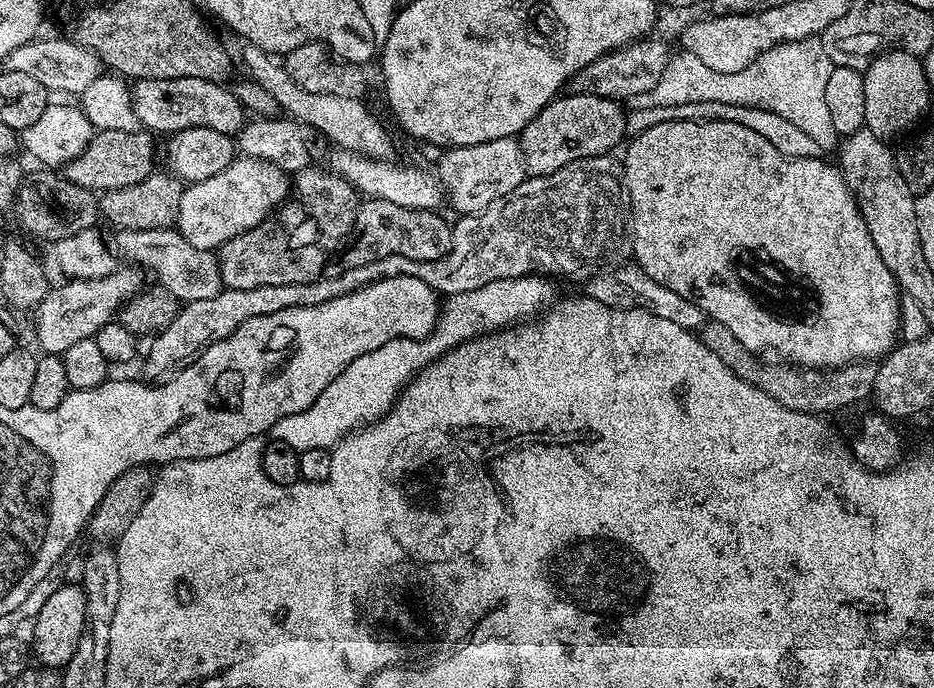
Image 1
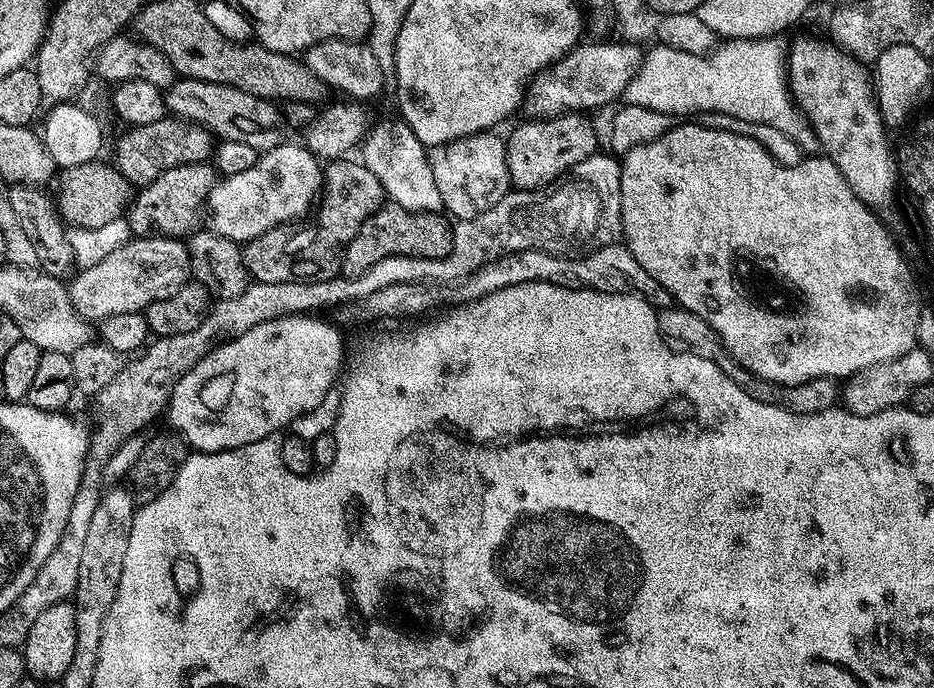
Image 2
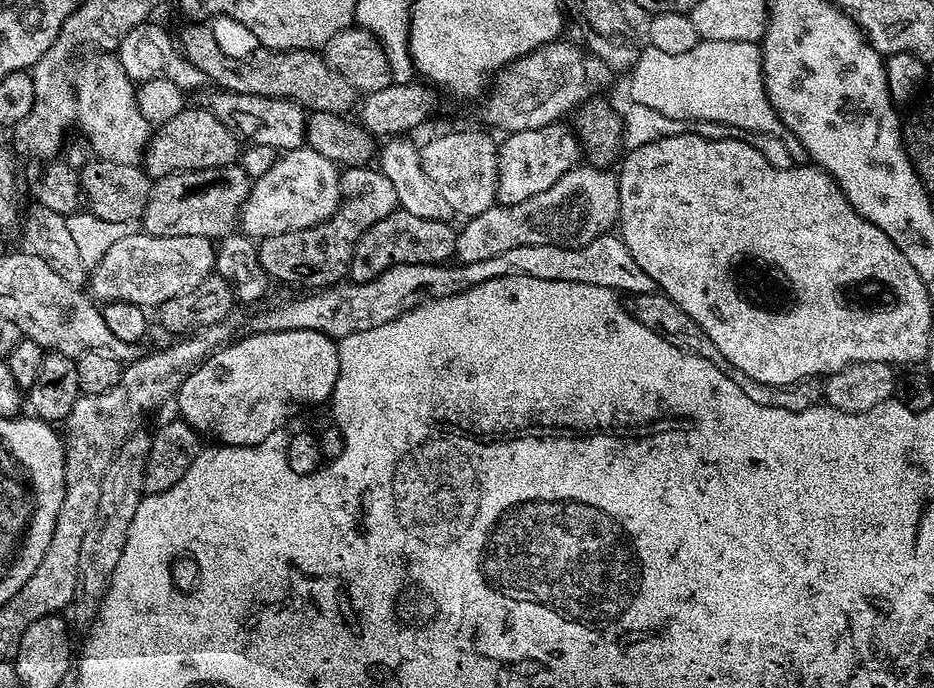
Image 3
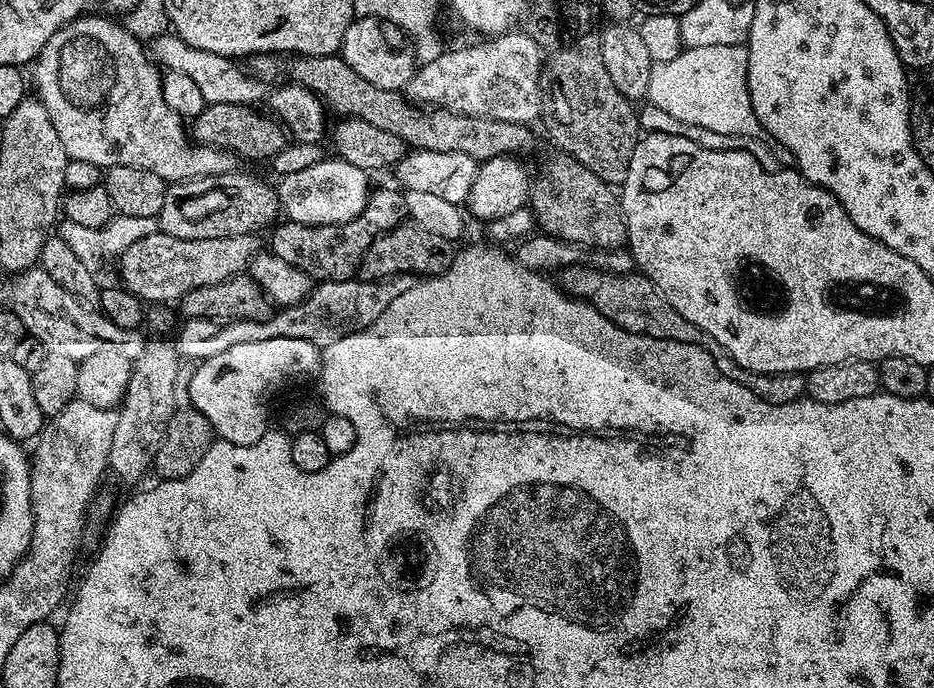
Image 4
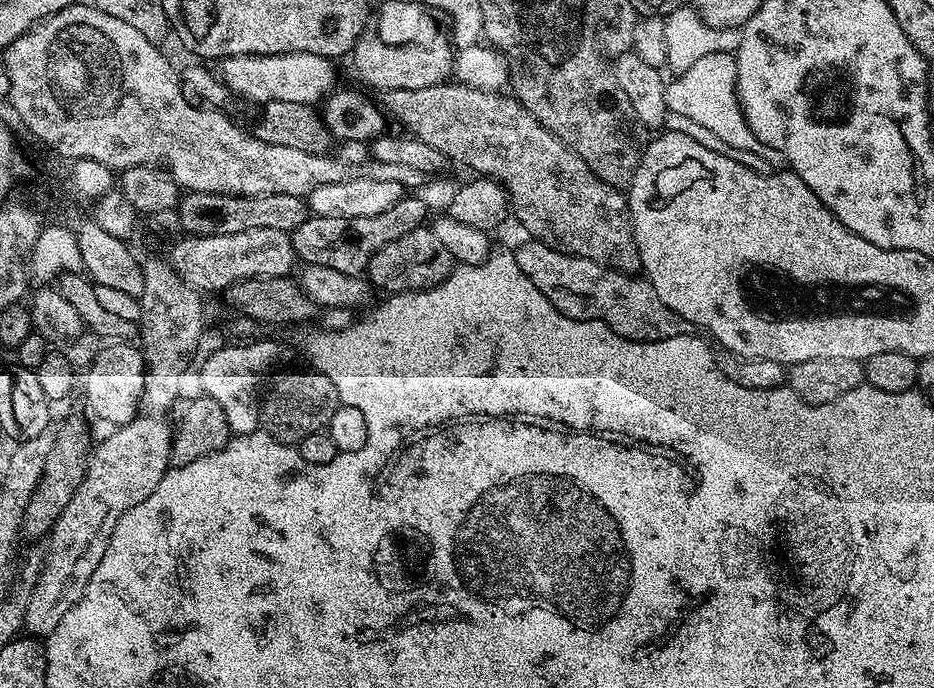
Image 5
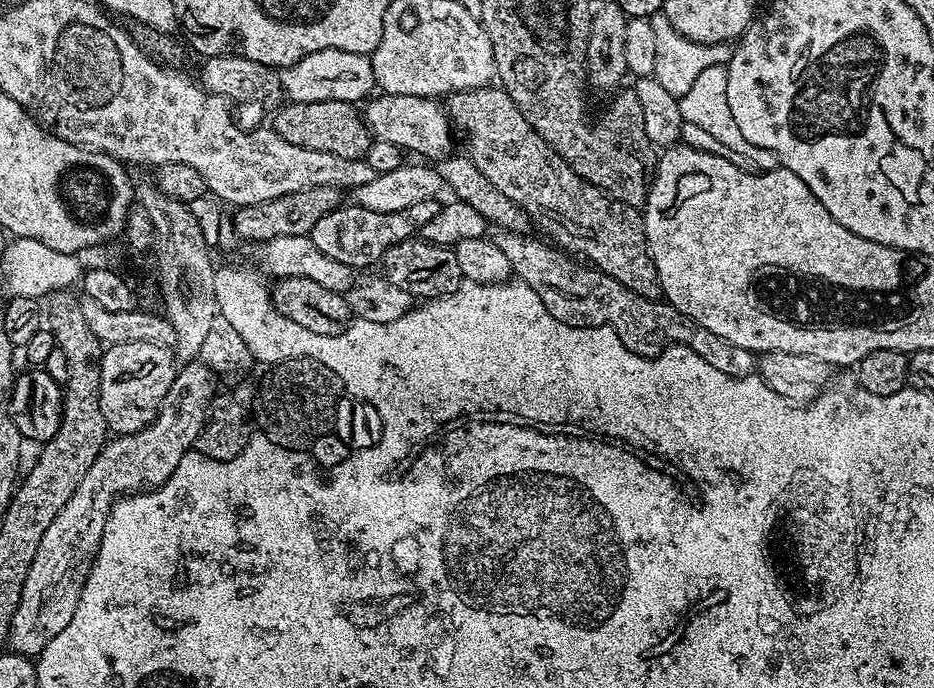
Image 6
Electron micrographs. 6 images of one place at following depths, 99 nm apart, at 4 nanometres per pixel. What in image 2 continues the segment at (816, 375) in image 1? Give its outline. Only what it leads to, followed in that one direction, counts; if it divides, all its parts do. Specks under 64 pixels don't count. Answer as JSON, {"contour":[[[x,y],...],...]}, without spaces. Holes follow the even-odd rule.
{"contour":[[[679,306],[663,309],[659,313],[659,318],[660,333],[672,345],[674,351],[689,352],[698,358],[706,358],[710,362],[714,362],[725,374],[734,378],[734,382],[738,382],[738,386],[742,386],[742,390],[746,390],[746,394],[750,394],[767,404],[776,404],[779,408],[785,408],[799,416],[818,414],[827,408],[837,407],[838,384],[835,379],[819,376],[810,382],[802,382],[801,384],[776,384],[772,380],[763,380],[760,376],[756,376],[750,370],[743,368],[730,355],[728,349],[724,347],[724,343],[720,341],[719,334],[713,330],[710,322],[706,322],[706,318],[698,318],[698,314]]]}

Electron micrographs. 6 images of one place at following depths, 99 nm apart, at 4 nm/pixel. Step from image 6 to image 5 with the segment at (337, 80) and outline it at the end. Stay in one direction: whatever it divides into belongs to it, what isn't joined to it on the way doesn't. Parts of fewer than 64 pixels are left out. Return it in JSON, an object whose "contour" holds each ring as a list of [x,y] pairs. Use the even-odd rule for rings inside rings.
{"contour":[[[305,52],[273,56],[225,56],[219,61],[218,76],[227,91],[229,88],[234,95],[253,100],[256,106],[263,106],[271,100],[315,105],[337,87],[336,68],[332,64],[335,63],[329,57]]]}

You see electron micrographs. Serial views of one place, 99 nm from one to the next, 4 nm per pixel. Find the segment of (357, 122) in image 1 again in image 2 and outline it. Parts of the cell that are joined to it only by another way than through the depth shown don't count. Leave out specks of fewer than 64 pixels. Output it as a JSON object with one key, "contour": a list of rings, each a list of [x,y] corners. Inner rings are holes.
{"contour":[[[393,118],[380,120],[373,128],[371,125],[364,133],[358,152],[361,152],[362,163],[370,170],[370,174],[382,182],[385,197],[391,203],[411,212],[440,212],[443,209],[442,194],[438,194],[434,170],[430,170],[429,149],[418,142],[418,138],[414,138],[414,130],[410,130],[404,120]]]}

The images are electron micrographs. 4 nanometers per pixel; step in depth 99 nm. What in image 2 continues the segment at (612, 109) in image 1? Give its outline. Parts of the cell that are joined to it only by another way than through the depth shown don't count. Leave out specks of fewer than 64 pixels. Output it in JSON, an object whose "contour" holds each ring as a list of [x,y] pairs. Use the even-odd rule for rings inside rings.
{"contour":[[[563,112],[560,116],[528,118],[525,119],[525,124],[520,124],[512,133],[507,133],[509,181],[516,188],[544,188],[569,172],[578,162],[597,155],[596,128],[586,117],[587,115],[579,112]]]}

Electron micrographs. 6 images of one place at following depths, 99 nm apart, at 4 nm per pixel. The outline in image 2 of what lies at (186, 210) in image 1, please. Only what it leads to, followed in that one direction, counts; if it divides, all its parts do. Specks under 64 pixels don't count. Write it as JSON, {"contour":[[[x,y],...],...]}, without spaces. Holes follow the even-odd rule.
{"contour":[[[281,142],[263,153],[254,166],[242,170],[242,174],[217,179],[206,199],[207,227],[217,236],[247,242],[279,224],[307,217],[322,192],[322,164],[307,147],[297,144]]]}

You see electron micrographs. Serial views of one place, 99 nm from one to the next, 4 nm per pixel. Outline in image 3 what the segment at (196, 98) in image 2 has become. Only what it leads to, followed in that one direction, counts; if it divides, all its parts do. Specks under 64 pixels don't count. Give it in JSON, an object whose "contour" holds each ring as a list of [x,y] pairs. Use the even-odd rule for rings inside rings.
{"contour":[[[212,90],[212,93],[208,96],[208,101],[206,101],[206,107],[209,112],[214,114],[214,118],[218,118],[218,122],[222,122],[222,126],[226,126],[237,138],[248,144],[261,144],[284,152],[305,147],[306,112],[293,100],[266,98],[258,94],[238,94],[237,92]]]}

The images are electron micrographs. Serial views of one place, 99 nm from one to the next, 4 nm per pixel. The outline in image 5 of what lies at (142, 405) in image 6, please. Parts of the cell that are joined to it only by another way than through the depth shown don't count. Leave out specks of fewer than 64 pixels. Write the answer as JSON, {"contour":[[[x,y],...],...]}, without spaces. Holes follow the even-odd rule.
{"contour":[[[112,342],[92,360],[88,373],[82,376],[82,392],[88,399],[88,408],[108,426],[129,424],[141,411],[140,395],[144,389],[144,372],[146,365],[144,353],[139,347],[131,348],[128,342]]]}

